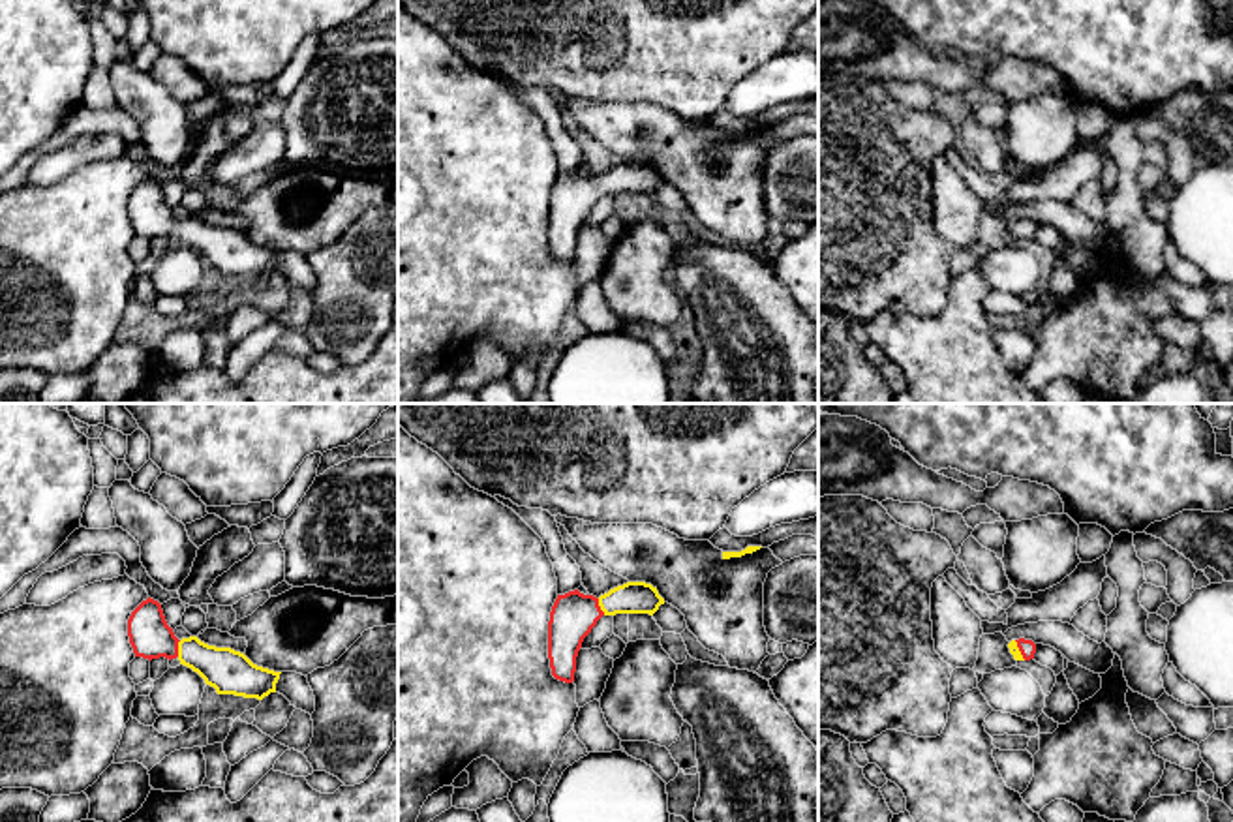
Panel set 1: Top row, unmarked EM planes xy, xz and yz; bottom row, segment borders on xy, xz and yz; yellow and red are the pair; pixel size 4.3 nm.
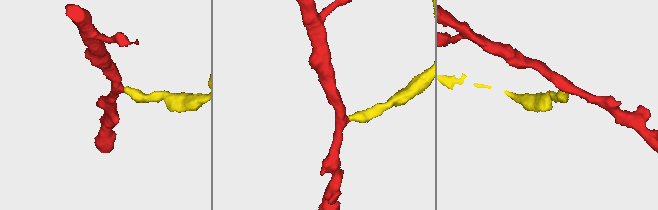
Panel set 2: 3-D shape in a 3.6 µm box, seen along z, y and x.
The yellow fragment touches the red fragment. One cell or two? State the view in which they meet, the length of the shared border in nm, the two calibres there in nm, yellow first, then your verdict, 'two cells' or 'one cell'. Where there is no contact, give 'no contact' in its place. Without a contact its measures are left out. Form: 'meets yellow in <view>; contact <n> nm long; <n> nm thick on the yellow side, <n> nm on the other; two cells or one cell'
meets yellow in xy; contact 70 nm long; 190 nm thick on the yellow side, 180 nm on the other; one cell

